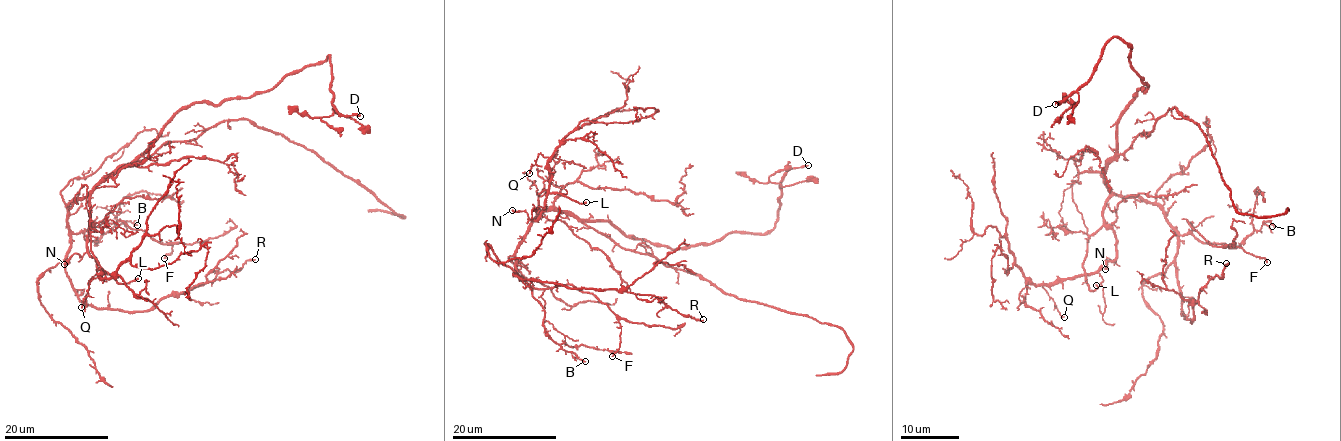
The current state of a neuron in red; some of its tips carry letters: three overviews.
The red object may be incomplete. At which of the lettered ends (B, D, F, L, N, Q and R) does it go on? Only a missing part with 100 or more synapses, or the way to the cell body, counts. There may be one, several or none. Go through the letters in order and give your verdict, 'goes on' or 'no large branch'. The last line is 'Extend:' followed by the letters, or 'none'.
B: no large branch
D: goes on
F: no large branch
L: no large branch
N: no large branch
Q: no large branch
R: no large branch
Extend: D

